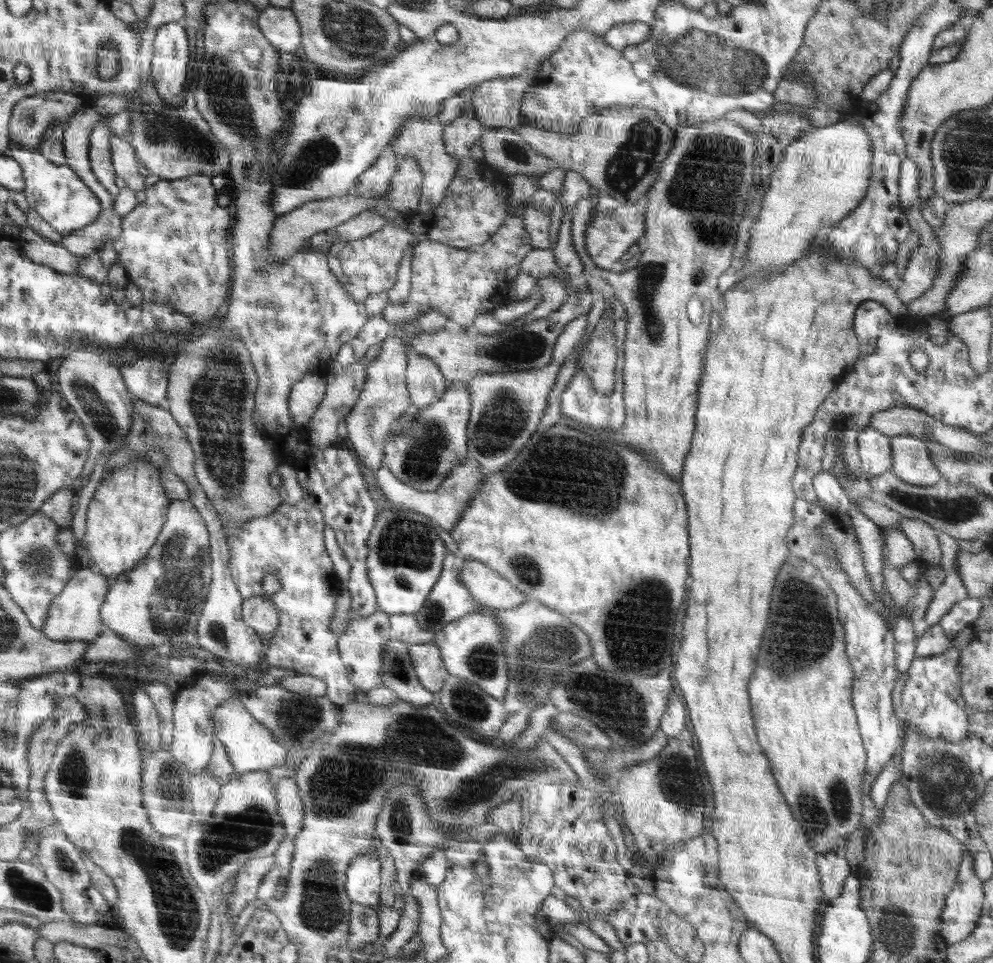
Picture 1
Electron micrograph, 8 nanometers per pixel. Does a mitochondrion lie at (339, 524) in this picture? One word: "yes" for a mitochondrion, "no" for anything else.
no

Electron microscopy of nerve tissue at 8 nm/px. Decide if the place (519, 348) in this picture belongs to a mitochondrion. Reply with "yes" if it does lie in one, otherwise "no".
yes

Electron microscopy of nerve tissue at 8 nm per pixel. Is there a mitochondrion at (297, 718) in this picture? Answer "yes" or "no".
yes

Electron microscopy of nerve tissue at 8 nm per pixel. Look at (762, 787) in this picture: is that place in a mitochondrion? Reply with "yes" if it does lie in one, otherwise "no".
no

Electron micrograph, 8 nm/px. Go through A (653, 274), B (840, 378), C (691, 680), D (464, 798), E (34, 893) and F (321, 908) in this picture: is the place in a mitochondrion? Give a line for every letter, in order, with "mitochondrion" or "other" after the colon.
A: mitochondrion
B: other
C: other
D: mitochondrion
E: mitochondrion
F: mitochondrion

